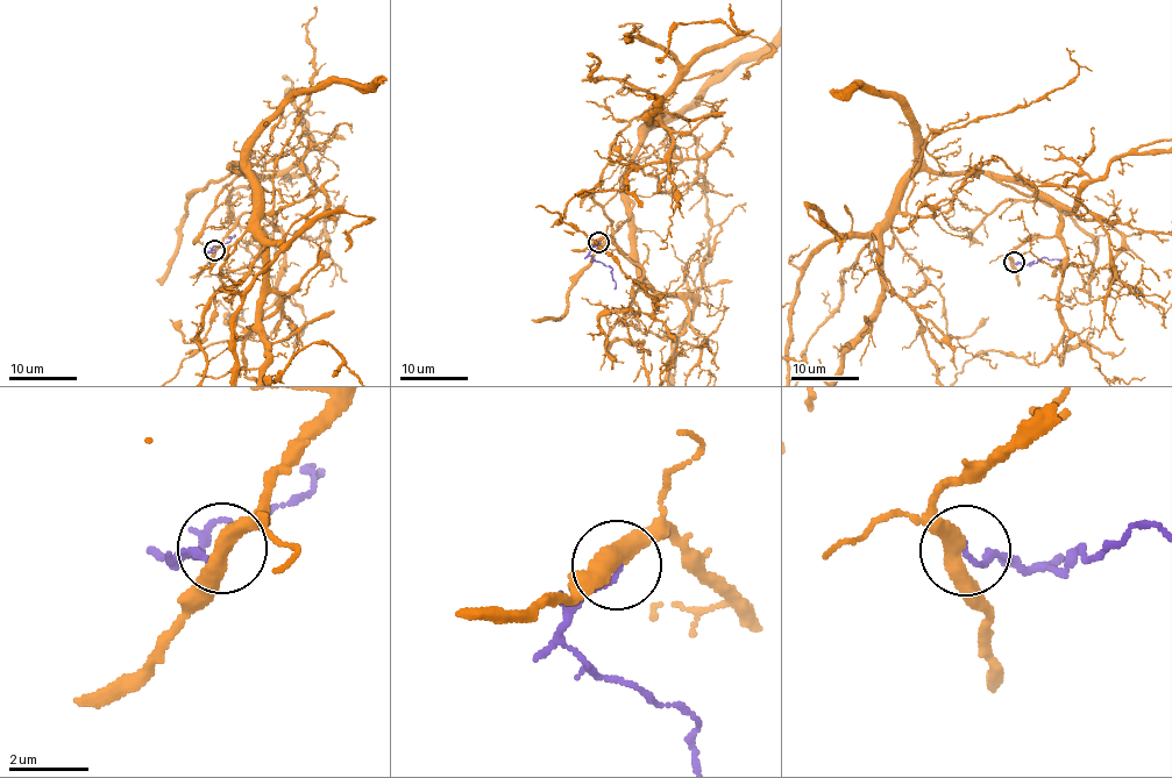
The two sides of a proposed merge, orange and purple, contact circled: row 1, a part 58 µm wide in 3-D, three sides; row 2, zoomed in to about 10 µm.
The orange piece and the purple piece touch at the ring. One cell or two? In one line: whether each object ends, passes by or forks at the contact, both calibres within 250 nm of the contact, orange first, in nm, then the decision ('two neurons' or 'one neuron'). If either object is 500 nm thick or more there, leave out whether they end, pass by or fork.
orange passes by | purple ends | 440/120 nm | one neuron

